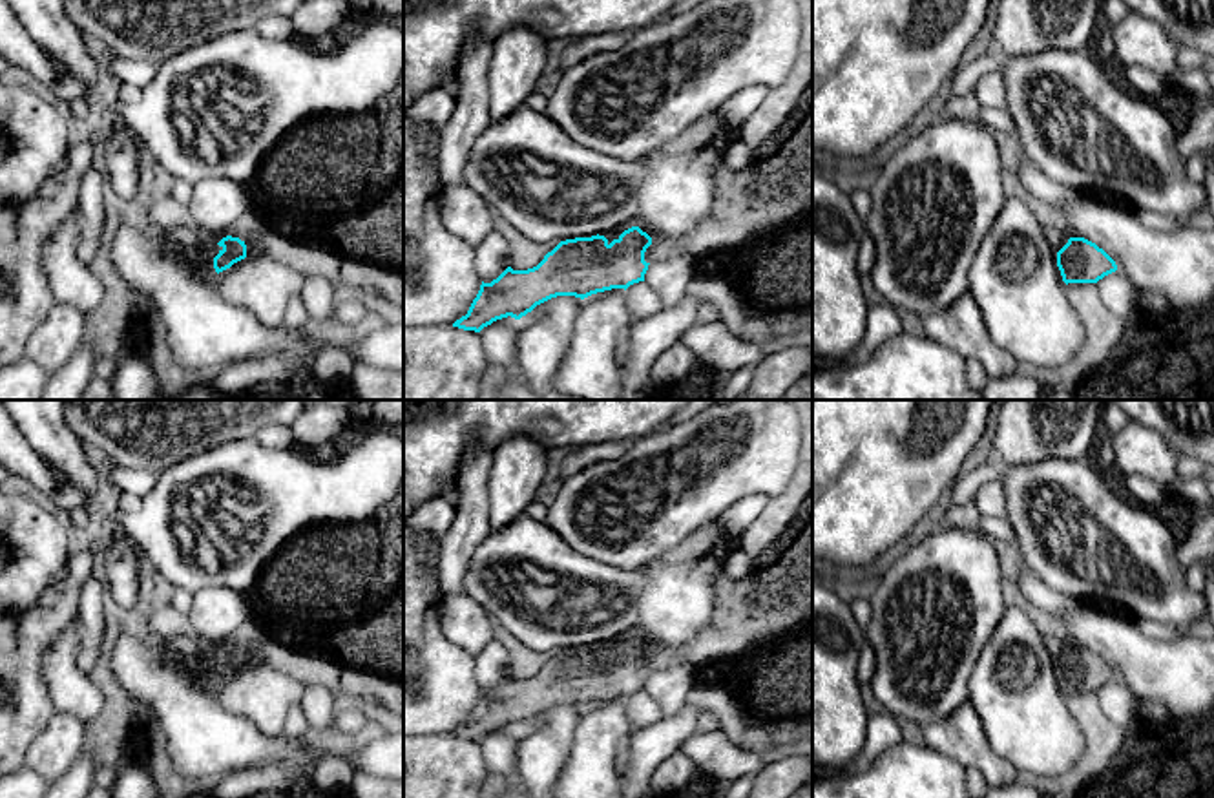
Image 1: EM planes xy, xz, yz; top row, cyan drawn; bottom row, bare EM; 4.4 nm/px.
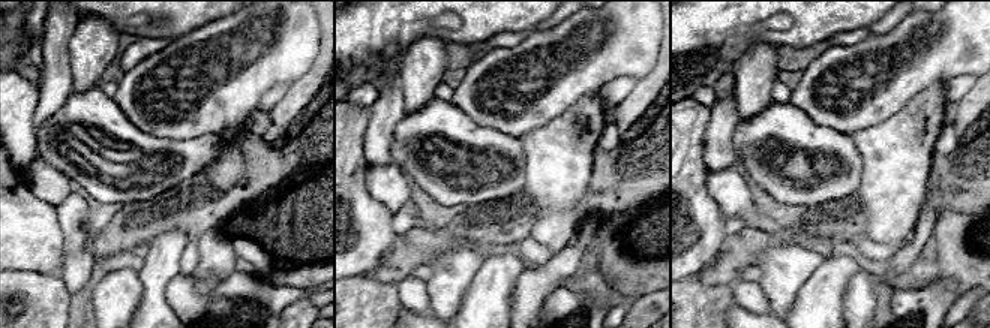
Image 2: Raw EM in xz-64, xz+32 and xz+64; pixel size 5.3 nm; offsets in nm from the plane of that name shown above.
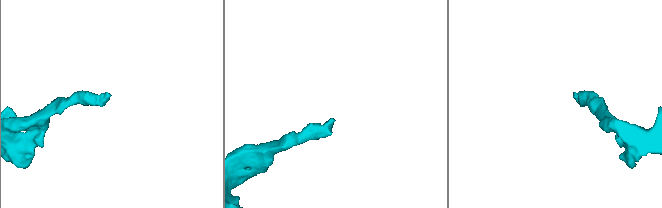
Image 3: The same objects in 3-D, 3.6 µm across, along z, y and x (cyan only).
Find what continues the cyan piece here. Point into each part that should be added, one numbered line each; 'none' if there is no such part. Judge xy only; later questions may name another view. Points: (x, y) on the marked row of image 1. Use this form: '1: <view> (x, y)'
1: xy (360, 278)

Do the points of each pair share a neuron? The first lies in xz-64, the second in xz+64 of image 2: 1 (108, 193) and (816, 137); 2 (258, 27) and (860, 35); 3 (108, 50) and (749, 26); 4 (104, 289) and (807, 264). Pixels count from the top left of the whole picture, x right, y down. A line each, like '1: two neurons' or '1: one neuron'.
1: one neuron
2: two neurons
3: two neurons
4: one neuron

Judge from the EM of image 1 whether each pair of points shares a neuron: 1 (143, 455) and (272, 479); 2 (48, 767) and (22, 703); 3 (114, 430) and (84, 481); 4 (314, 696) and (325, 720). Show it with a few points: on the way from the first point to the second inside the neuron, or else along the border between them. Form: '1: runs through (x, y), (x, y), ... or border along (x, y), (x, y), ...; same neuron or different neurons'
1: border along (219, 444), (183, 459), (157, 475); different neurons
2: border along (55, 713), (31, 744), (26, 766); different neurons
3: border along (66, 419), (72, 431), (83, 442); different neurons
4: runs through (318, 702), (320, 714); same neuron

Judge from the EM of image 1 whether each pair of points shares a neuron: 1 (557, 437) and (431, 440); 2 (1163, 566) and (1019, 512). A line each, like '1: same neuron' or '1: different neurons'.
1: same neuron
2: same neuron

